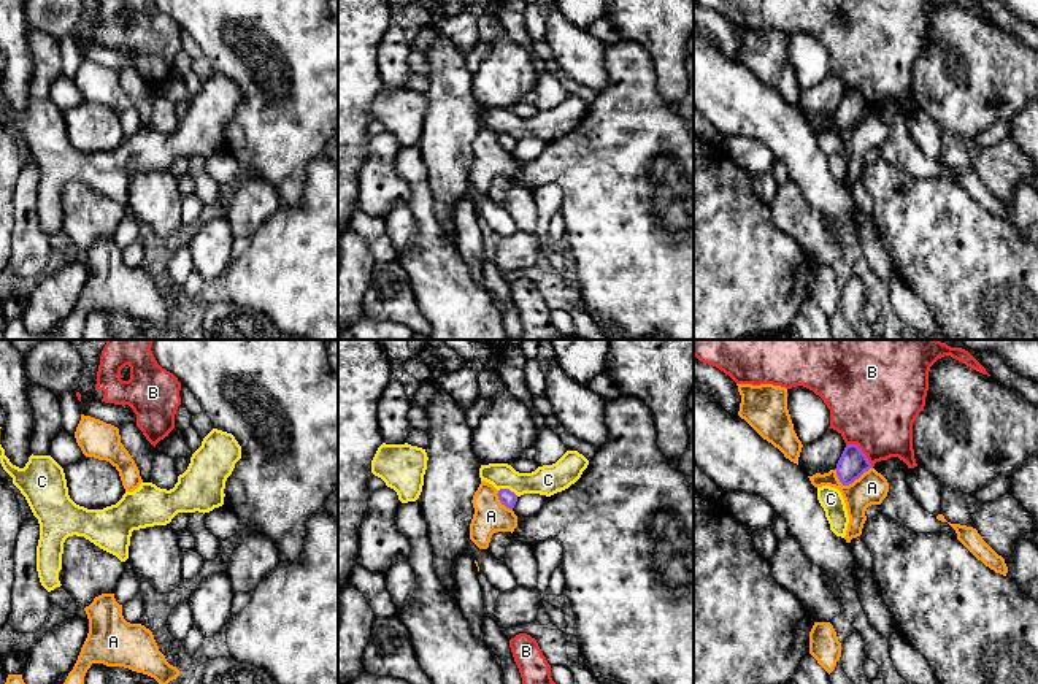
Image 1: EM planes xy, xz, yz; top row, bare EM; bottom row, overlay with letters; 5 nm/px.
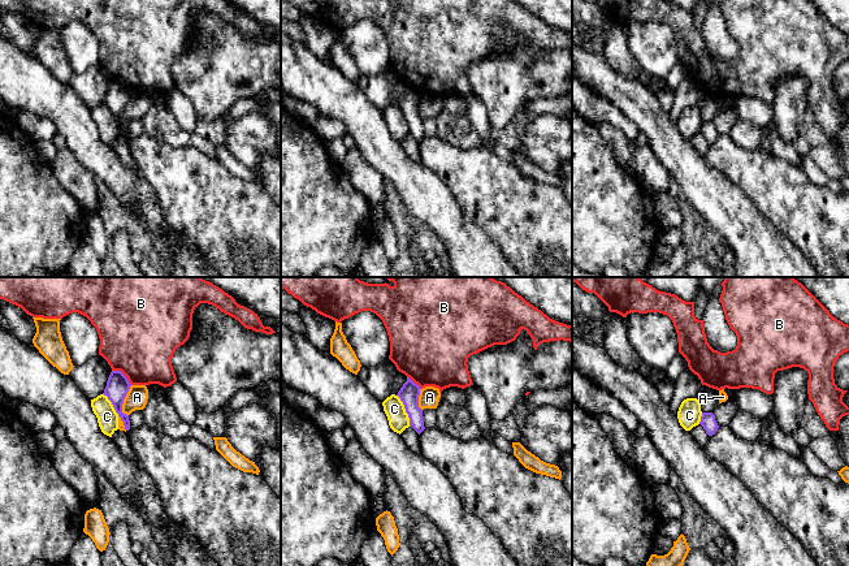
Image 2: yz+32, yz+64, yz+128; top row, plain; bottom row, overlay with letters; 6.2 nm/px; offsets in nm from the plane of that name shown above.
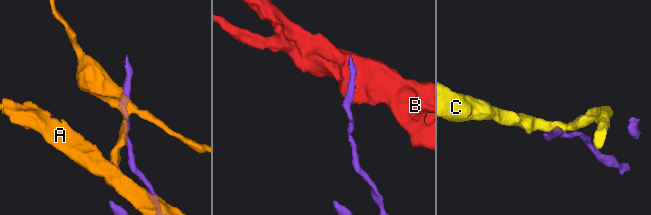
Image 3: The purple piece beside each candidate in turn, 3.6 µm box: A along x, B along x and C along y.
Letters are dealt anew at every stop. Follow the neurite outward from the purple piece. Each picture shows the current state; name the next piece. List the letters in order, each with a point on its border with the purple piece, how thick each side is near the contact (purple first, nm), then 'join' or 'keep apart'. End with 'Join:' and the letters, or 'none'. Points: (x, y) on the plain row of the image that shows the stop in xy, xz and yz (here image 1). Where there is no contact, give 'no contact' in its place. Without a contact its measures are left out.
A: meets purple in yz at (853, 126); 150 nm thick on the purple side, 170 nm on the other; keep apart
B: meets purple in yz at (861, 96); 150 nm thick on the purple side, 460 nm on the other; keep apart
C: meets purple in xz at (508, 134); 80 nm thick on the purple side, 160 nm on the other; keep apart
Join: none

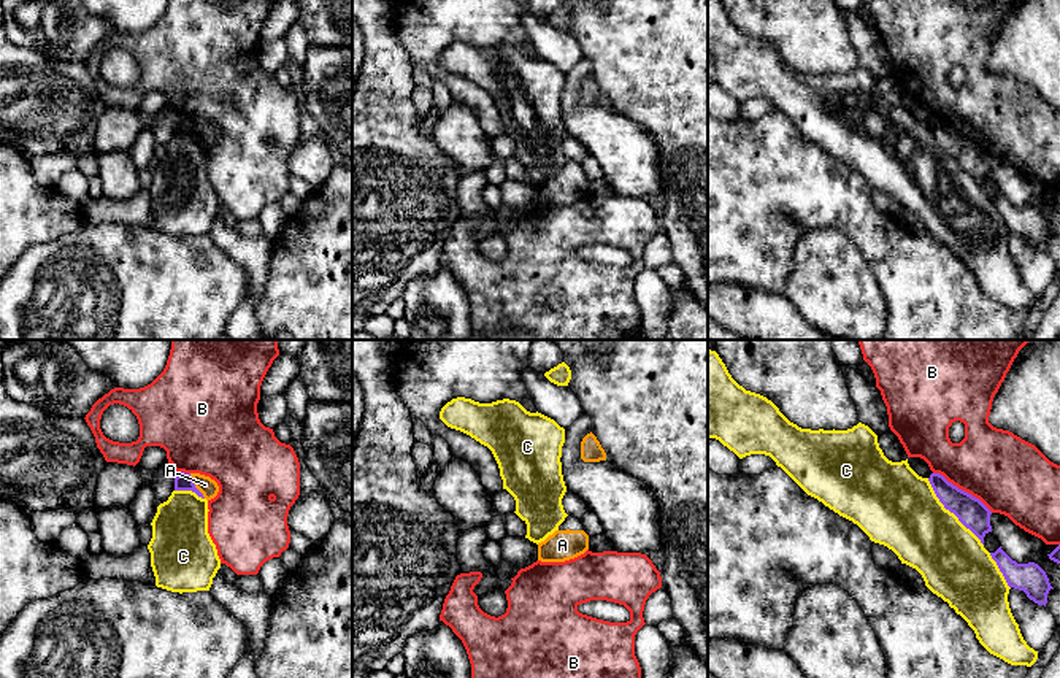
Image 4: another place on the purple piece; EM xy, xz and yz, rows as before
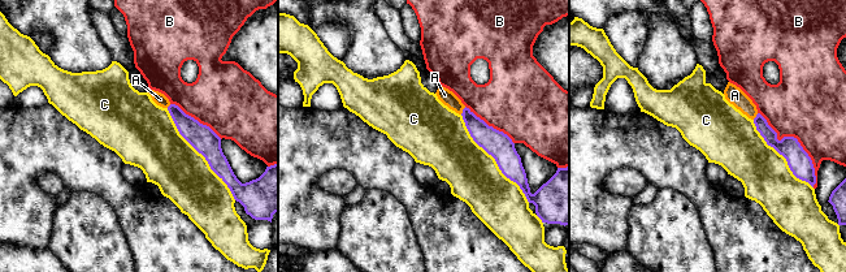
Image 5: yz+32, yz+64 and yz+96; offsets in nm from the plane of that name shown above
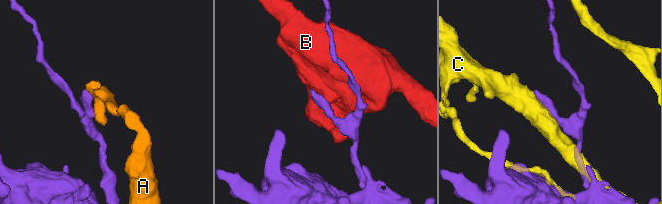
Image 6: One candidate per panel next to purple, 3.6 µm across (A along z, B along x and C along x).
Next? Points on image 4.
A: meets purple in xy at (194, 130); 90 nm thick on the purple side, 90 nm on the other; keep apart
B: meets purple in yz at (963, 135); 150 nm thick on the purple side, 380 nm on the other; keep apart
C: meets purple in yz at (951, 156); 150 nm thick on the purple side, 380 nm on the other; keep apart
Join: none

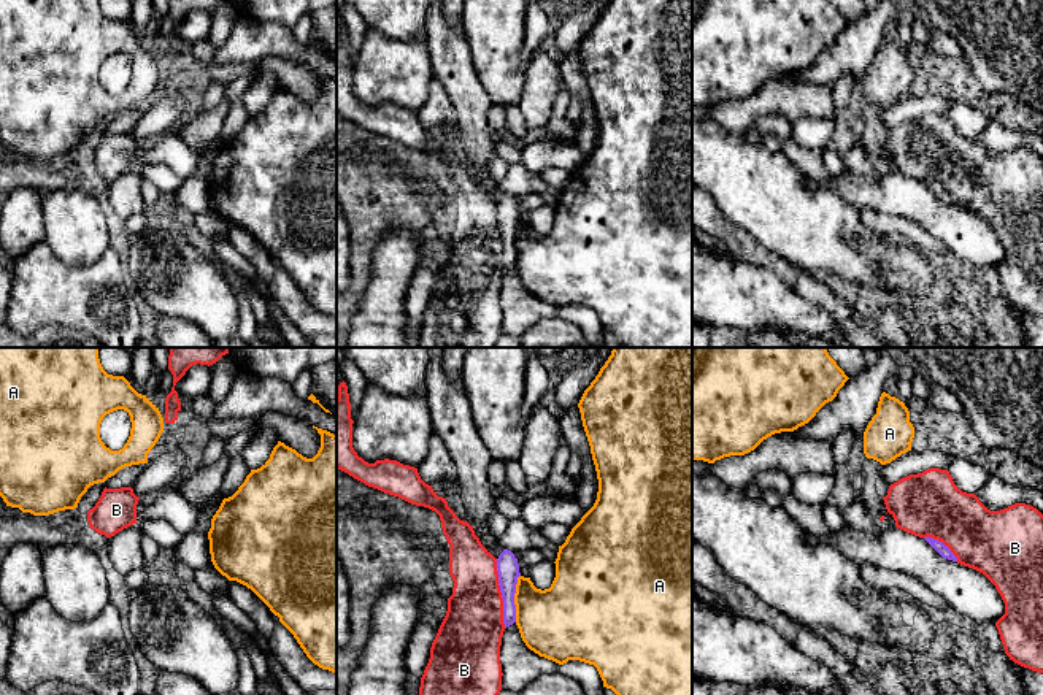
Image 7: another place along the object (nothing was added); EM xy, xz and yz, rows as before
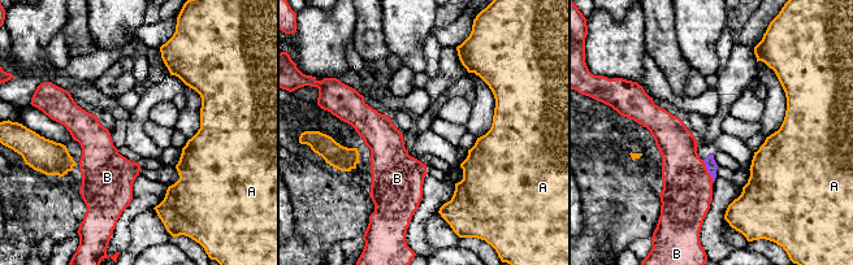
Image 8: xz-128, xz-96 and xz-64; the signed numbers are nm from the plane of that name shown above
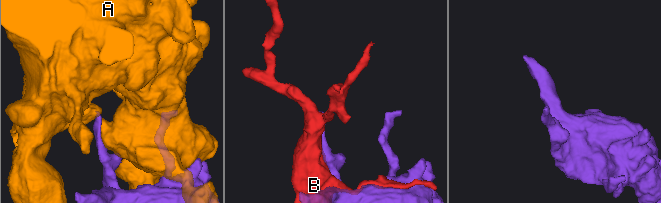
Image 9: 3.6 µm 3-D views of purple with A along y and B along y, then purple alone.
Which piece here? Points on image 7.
A: meets purple in xz at (513, 243); 110 nm thick on the purple side, 360 nm on the other; keep apart
B: meets purple in xz at (500, 235); 110 nm thick on the purple side, 320 nm on the other; keep apart
Join: none

